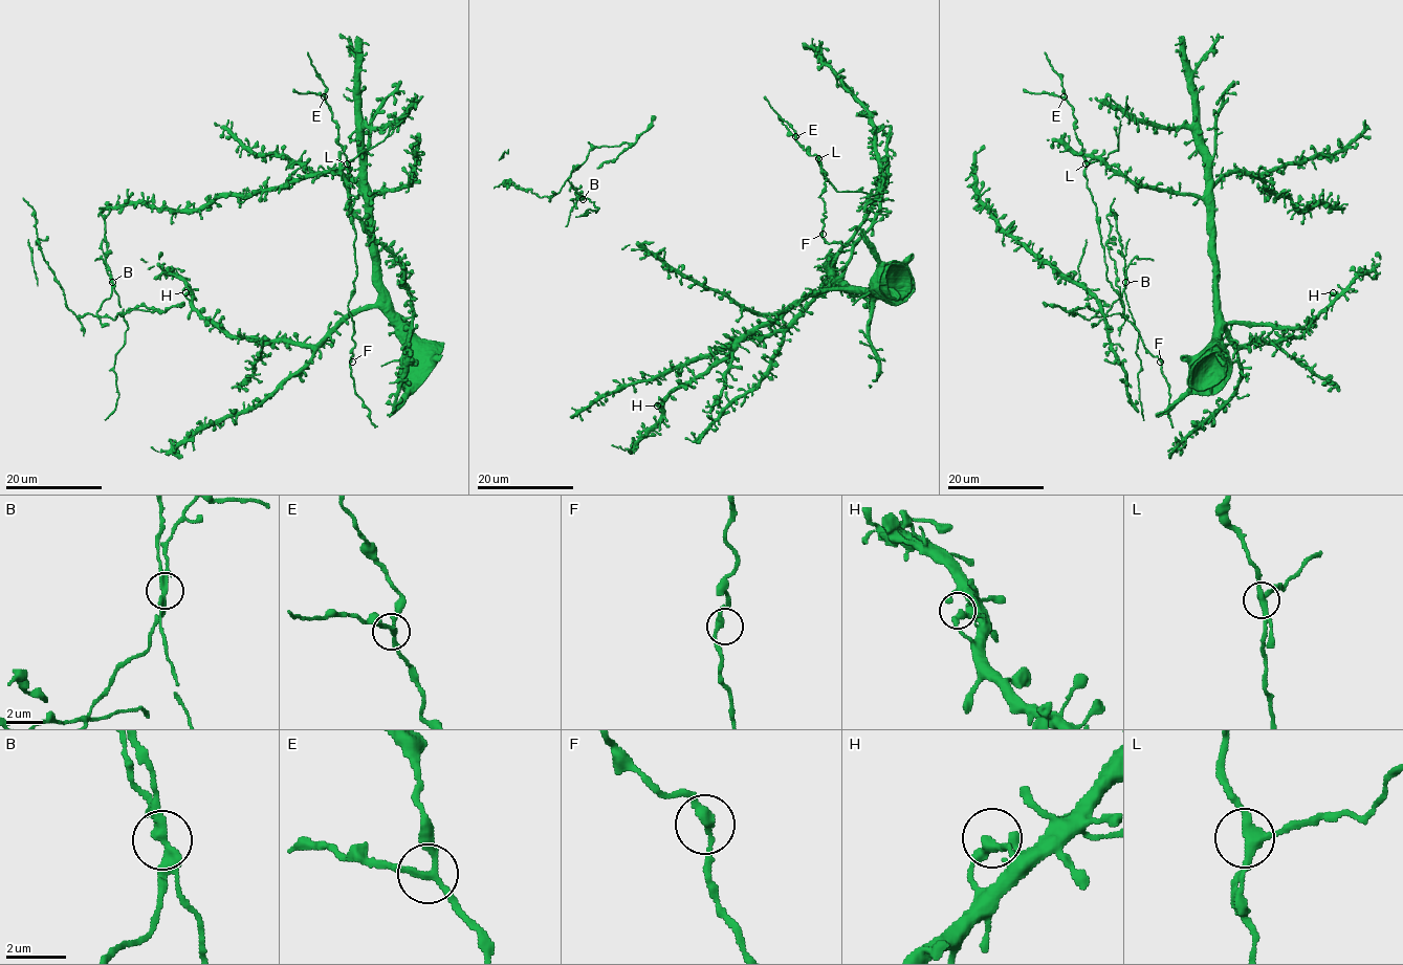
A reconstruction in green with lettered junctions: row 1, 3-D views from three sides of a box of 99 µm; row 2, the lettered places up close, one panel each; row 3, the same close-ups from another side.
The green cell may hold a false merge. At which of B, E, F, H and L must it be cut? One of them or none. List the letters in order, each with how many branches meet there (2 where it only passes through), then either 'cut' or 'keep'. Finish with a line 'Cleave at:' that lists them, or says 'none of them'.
B: 3 branches meet; cut
E: 3 branches meet; keep
F: 2 branches meet; keep
H: 3 branches meet; keep
L: 3 branches meet; keep
Cleave at: B

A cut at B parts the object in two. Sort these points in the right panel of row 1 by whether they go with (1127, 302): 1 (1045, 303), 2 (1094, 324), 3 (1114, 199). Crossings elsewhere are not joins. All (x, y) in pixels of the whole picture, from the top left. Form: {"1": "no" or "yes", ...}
{"1": "no", "2": "no", "3": "no"}

